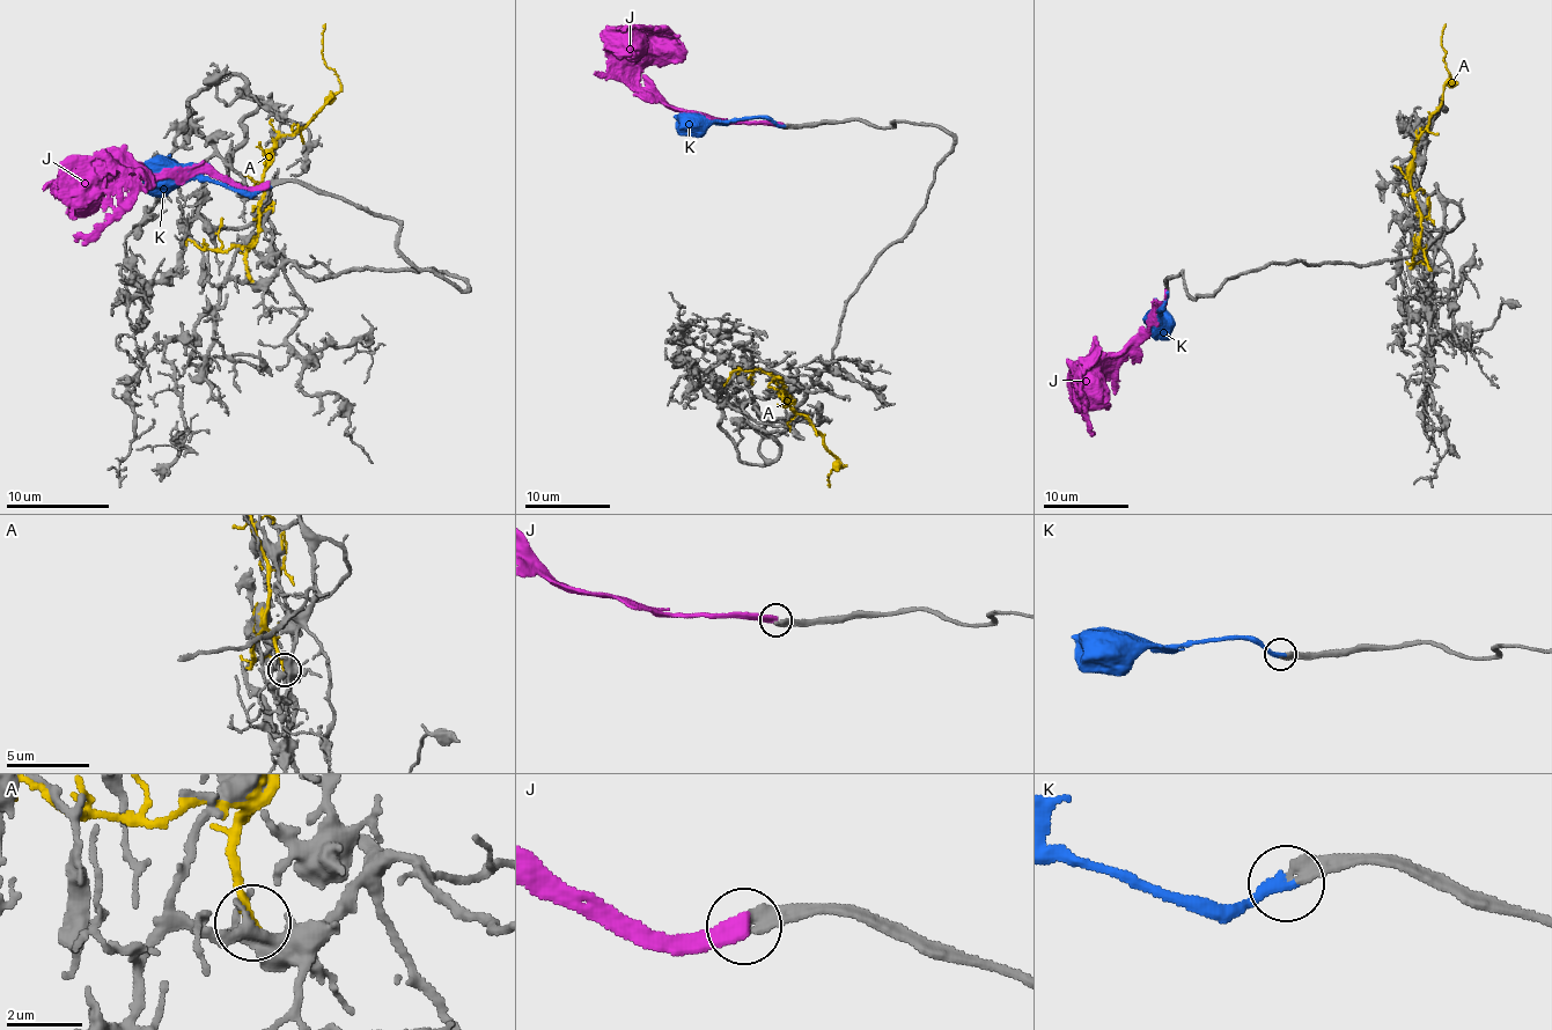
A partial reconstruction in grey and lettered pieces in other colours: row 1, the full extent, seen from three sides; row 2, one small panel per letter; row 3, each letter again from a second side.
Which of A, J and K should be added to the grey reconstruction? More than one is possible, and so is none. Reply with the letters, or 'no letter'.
K

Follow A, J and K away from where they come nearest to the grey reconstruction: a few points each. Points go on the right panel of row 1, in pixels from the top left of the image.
A: (1428, 270), (1410, 164), (1416, 140), (1442, 98), (1448, 72), (1440, 37), (1444, 24)
J: (1166, 293), (1147, 333), (1104, 355), (1079, 392), (1095, 435)
K: (1168, 293), (1152, 326), (1162, 326)

